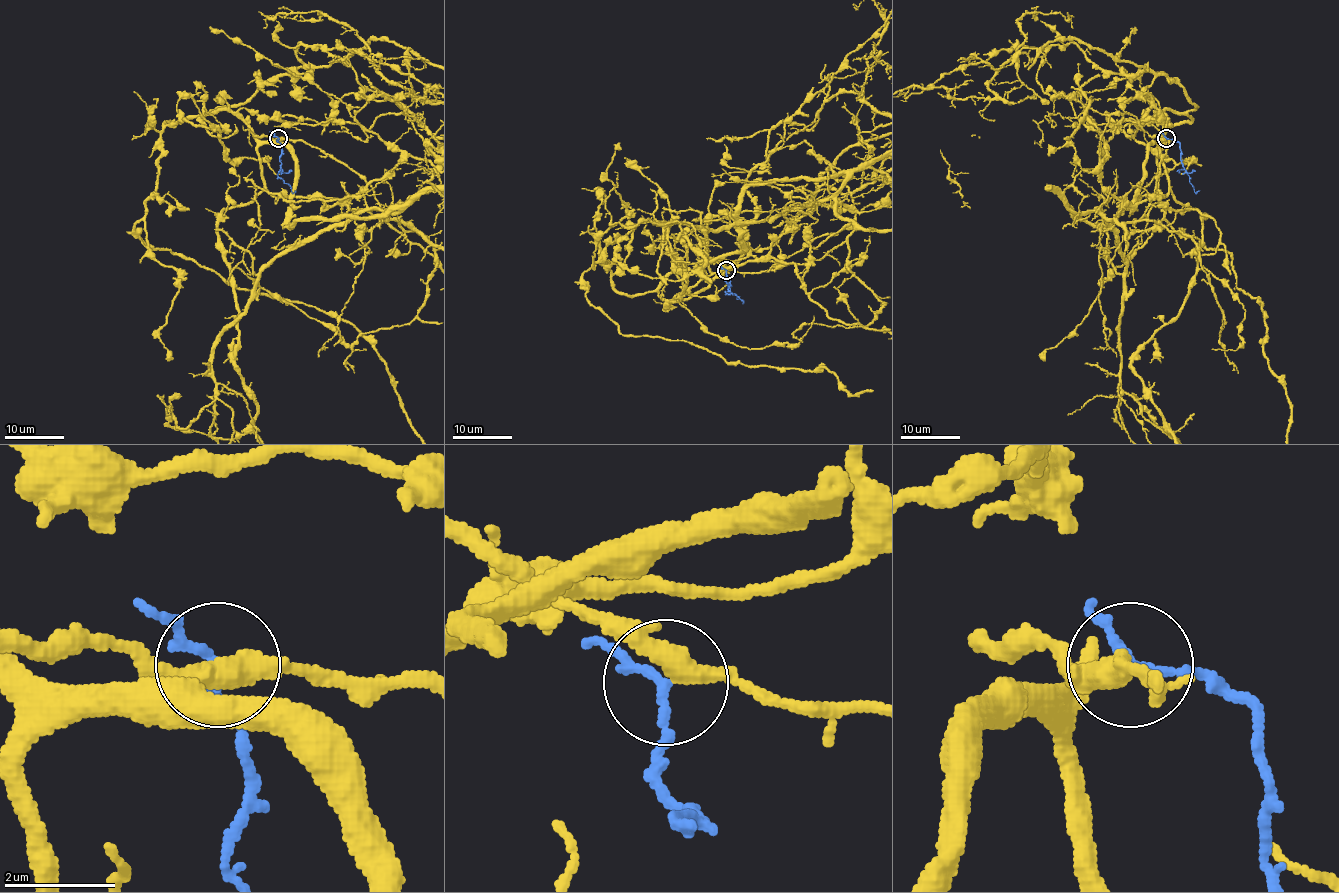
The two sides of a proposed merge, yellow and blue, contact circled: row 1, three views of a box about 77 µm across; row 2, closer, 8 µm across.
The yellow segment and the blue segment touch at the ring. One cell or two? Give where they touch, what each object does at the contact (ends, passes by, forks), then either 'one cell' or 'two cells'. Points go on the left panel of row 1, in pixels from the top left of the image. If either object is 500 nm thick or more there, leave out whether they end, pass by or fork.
place (278, 138); yellow forks; blue passes by; one cell

